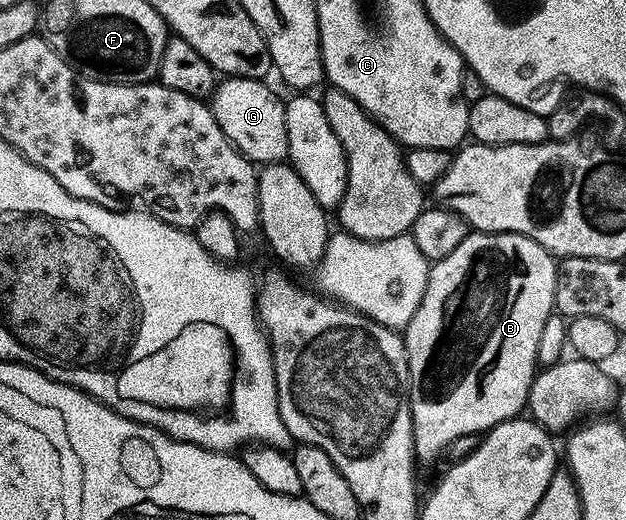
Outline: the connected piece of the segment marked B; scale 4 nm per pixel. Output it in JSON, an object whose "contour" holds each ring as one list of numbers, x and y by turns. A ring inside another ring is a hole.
{"contour":[[481,232,467,233,466,239,444,260,433,263,430,275,426,281,426,291,408,324,401,331,402,343,406,349,408,360,408,372,410,373,410,411,412,412,412,432,414,433,414,456,419,463,434,462,438,457,449,451,450,445,460,436,469,434,485,435,486,431,509,418,519,417,527,409,529,400,529,388,536,375,536,367,539,365,537,358,537,345,540,334,544,329,545,321,555,313,554,293,556,292,556,280,558,279,558,267,555,255,545,250,536,240,532,240,523,234,483,234]]}

